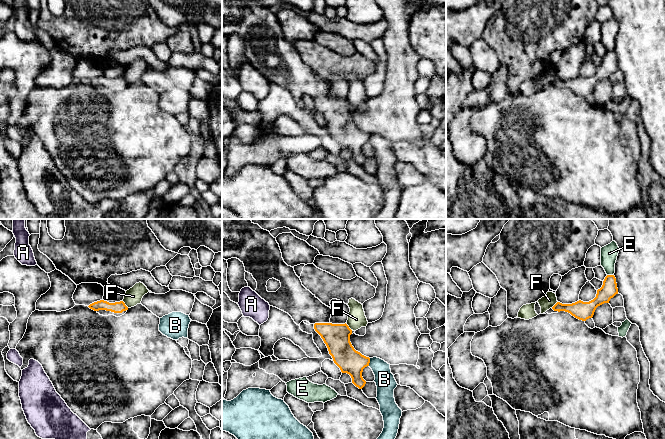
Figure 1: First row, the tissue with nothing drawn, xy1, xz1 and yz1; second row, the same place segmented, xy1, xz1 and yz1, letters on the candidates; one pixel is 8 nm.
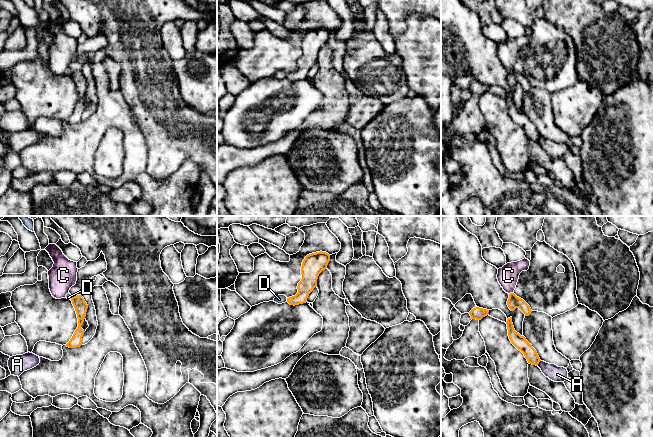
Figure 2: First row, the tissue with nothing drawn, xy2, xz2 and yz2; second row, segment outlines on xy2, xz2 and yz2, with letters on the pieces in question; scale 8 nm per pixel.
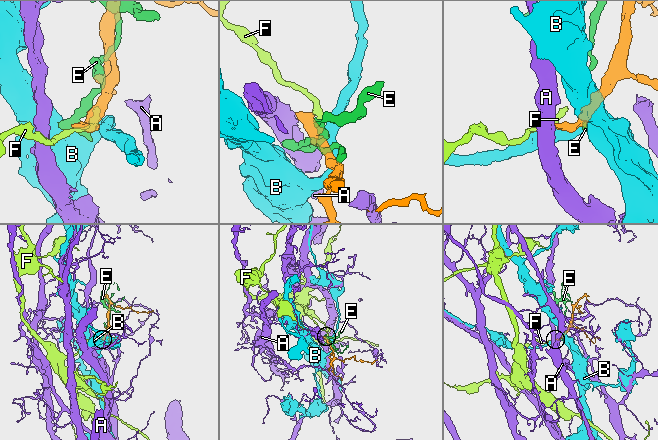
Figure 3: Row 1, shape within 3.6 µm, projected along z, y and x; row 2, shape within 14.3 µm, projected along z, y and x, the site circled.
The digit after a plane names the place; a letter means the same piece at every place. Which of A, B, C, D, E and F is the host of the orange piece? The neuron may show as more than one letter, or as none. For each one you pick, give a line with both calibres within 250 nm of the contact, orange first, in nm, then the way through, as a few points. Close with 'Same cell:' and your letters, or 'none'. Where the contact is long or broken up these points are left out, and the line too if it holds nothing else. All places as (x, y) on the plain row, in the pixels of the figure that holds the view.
C: 100/170 nm | across yz2 (513, 78), (511, 69), (508, 51)
Same cell: C

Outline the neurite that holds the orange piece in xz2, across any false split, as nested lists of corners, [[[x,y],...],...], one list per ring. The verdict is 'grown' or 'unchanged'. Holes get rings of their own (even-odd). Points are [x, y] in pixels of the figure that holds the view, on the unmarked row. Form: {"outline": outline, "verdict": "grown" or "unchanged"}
{"outline": [[[316,28],[309,30],[302,38],[302,55],[298,59],[298,69],[295,72],[287,74],[290,81],[299,81],[307,78],[309,70],[317,62],[319,50],[327,44],[330,37],[330,31],[326,28]]], "verdict": "unchanged"}

